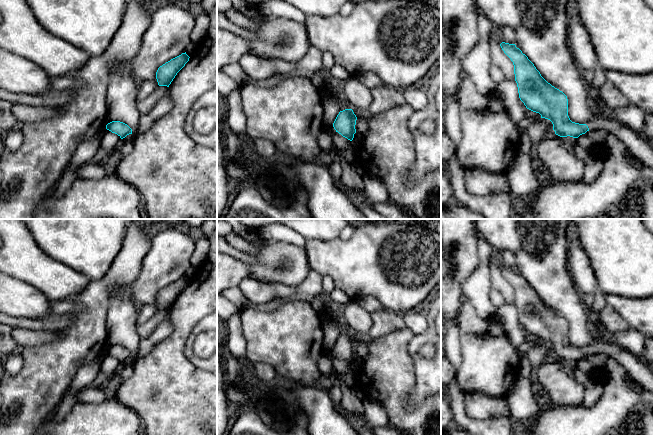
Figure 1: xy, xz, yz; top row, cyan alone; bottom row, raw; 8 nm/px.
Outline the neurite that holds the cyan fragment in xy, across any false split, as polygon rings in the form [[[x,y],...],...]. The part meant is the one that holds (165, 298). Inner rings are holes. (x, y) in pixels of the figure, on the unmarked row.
[[[185,276],[160,290],[156,296],[158,309],[169,311],[177,297],[189,285],[189,282]]]

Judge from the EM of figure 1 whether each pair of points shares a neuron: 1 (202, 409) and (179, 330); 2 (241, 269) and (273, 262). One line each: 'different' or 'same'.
1: same
2: same

